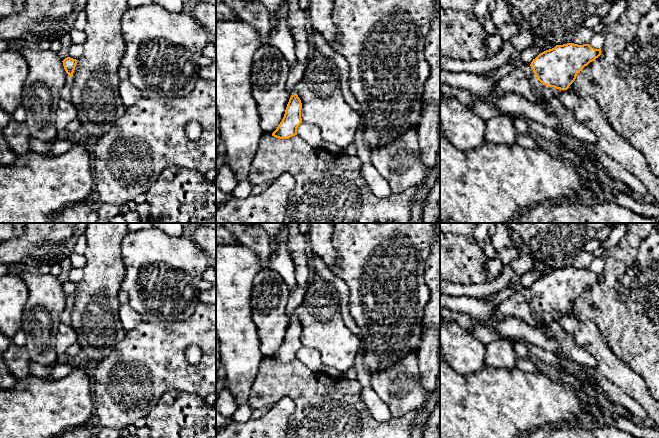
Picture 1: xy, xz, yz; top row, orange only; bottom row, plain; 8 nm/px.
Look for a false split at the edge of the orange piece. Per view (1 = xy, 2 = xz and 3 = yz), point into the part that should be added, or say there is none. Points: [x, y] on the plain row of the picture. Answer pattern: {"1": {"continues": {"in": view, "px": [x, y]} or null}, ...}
{"1": {"continues": {"in": "xy", "px": [65, 317]}}, "2": {"continues": {"in": "xz", "px": [296, 296]}}, "3": {"continues": {"in": "yz", "px": [522, 304]}}}

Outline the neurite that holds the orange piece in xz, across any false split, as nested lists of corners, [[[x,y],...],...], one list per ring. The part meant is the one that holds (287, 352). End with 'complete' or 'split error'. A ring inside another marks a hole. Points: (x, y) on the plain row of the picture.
[[[296,286],[290,290],[286,313],[291,318],[284,341],[272,360],[279,363],[288,363],[297,359],[297,352],[302,347],[302,327],[296,318],[295,311],[303,302],[307,288]]]; split error

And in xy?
[[[67,281],[62,286],[63,286],[64,293],[67,297],[67,300],[66,300],[66,307],[60,315],[60,322],[63,324],[70,325],[71,324],[72,300],[73,300],[73,297],[77,288],[77,284]]]; split error

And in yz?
[[[567,267],[556,269],[554,272],[540,277],[530,289],[515,292],[504,299],[495,309],[495,315],[490,318],[490,323],[495,325],[503,318],[518,318],[529,325],[535,325],[538,320],[546,323],[553,319],[552,311],[567,314],[575,305],[576,300],[590,286],[601,279],[601,272],[594,273],[589,268],[578,269]]]; split error

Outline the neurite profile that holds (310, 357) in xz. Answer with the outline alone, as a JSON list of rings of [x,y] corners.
[[[302,346],[297,352],[297,359],[310,370],[317,372],[321,369],[322,361],[316,349]]]

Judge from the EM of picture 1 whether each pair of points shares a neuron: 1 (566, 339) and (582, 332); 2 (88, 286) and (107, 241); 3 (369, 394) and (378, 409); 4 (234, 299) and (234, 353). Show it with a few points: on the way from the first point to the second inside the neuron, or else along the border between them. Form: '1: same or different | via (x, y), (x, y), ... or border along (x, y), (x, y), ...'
1: different | border along (556, 320), (578, 344), (590, 352)
2: same | via (99, 275), (104, 270), (104, 252)
3: same | via (370, 398), (376, 405)
4: same | via (234, 312), (235, 340)

